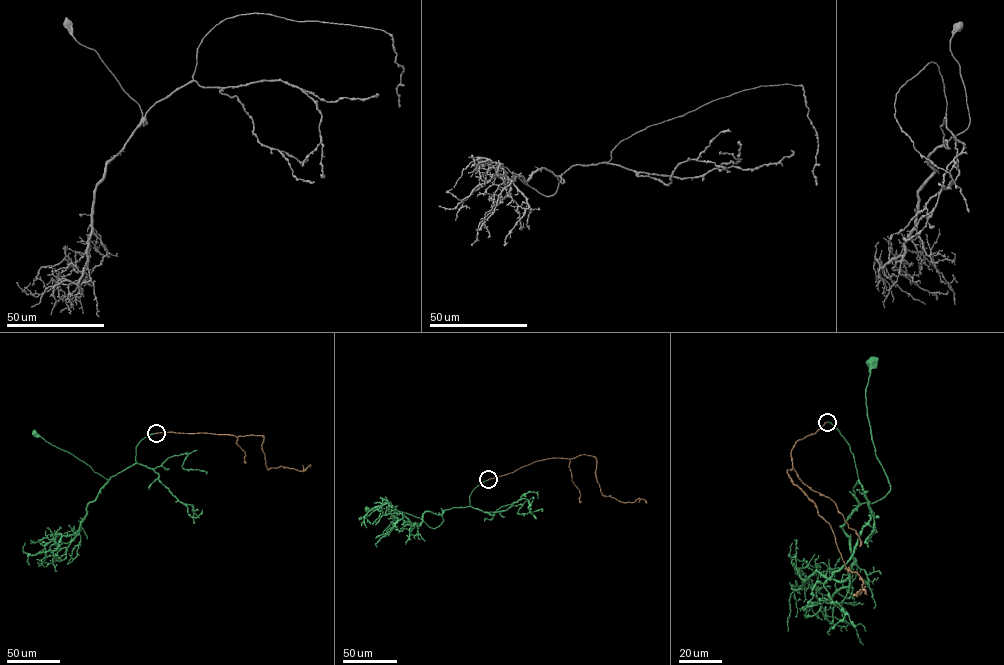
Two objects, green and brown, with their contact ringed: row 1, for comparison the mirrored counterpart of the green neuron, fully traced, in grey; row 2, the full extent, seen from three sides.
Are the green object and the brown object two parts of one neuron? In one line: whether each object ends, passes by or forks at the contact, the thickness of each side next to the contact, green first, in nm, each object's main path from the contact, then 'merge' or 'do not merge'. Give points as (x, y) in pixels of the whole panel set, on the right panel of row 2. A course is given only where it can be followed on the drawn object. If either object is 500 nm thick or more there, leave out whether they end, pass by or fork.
green ends there; brown ends there; 260 nm thick on the green side, 300 nm on the other; green runs (827, 422), (853, 456), (857, 501), (873, 503), (884, 497), (889, 480), (875, 454), (866, 403), (872, 361); brown runs (827, 422), (796, 442), (787, 473), (830, 525), (844, 565), (862, 581), (855, 595), (860, 589), (866, 594); do not merge

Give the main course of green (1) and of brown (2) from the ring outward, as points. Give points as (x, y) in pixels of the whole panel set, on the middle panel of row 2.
1: (488, 480), (471, 492), (470, 506), (444, 510), (443, 521), (435, 528), (400, 511), (367, 509)
2: (488, 480), (537, 461), (586, 454), (596, 458), (596, 478), (603, 496), (623, 502), (642, 498), (646, 503)

